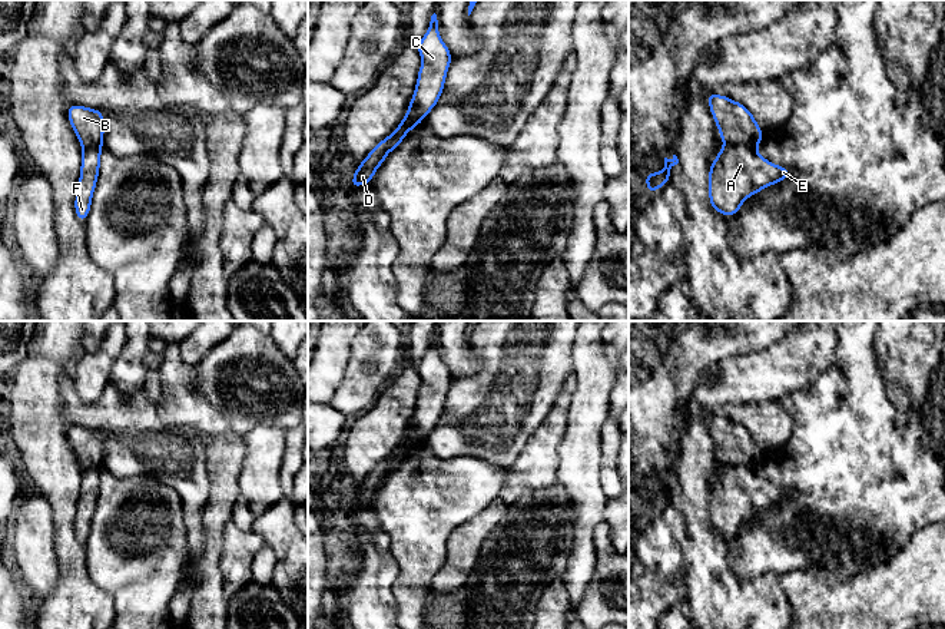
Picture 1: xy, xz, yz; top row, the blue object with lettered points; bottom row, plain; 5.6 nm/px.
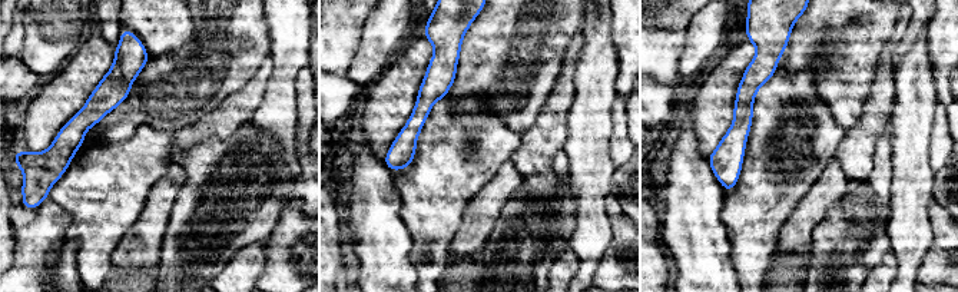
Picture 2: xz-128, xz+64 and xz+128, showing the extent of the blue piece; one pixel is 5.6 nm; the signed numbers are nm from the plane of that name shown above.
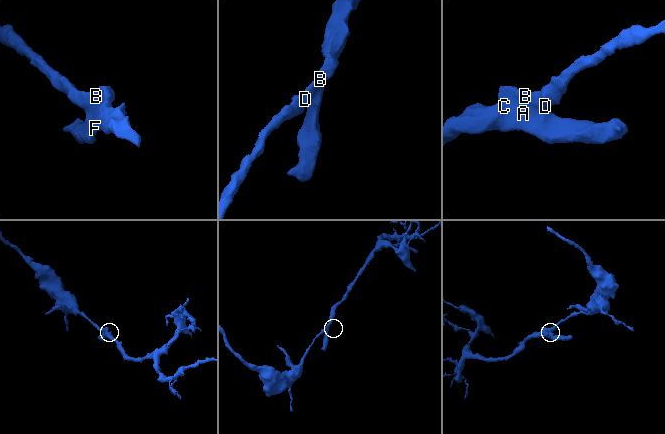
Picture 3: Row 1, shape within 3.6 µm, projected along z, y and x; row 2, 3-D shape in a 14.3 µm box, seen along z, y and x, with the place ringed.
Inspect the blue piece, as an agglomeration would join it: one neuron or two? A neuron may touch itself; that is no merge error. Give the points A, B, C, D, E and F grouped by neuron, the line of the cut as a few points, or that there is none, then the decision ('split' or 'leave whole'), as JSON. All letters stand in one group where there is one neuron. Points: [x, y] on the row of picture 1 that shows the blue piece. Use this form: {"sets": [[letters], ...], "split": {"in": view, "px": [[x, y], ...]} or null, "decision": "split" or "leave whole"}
{"sets": [["A", "C", "E", "F"], ["B", "D"]], "split": {"in": "xz", "px": [[403, 129], [397, 133], [378, 165]]}, "decision": "split"}

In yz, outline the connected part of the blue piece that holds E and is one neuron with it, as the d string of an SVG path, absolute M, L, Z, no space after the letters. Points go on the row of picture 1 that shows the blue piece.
M724 143L709 168L710 206L732 218L746 198L789 176L788 166L777 166L747 146Z

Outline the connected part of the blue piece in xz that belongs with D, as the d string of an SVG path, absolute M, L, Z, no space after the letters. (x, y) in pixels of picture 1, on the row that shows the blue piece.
M405 115L399 122L398 128L389 136L379 140L377 146L365 156L365 159L355 169L355 173L351 178L351 189L357 189L361 185L369 185L377 169L379 168L382 158L388 153L388 149L391 148L397 133L399 130L404 130L405 133L408 133L410 130L417 128L420 123L421 122L414 120Z

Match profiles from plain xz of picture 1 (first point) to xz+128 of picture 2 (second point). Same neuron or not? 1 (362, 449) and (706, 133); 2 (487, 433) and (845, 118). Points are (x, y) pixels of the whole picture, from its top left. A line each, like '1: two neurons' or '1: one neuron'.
1: one neuron
2: one neuron

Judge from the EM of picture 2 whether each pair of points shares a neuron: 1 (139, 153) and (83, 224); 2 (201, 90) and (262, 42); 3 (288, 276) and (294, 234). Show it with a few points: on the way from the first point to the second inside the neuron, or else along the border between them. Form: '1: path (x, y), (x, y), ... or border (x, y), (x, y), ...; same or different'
1: path (125, 171), (105, 191), (100, 206); same
2: path (216, 79), (222, 73), (236, 69), (248, 57); same
3: path (288, 266), (285, 262), (285, 246), (288, 244); same

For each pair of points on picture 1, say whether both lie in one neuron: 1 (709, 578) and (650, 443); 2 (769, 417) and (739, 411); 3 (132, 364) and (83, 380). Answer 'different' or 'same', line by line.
1: different
2: same
3: different

